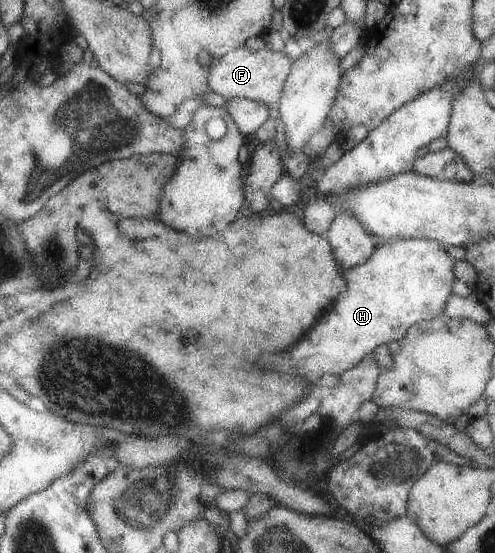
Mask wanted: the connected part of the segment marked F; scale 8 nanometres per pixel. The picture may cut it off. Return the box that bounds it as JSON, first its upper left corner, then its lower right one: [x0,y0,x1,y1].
[208,47,294,120]

